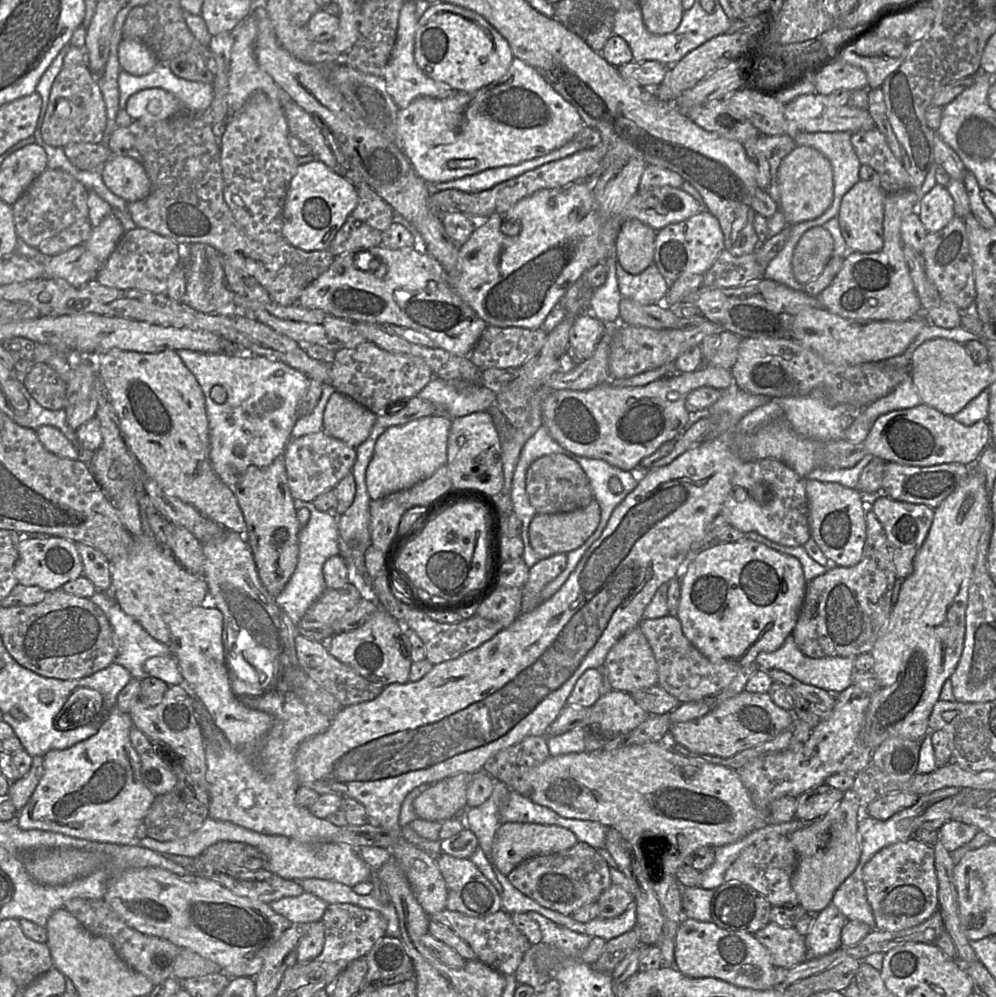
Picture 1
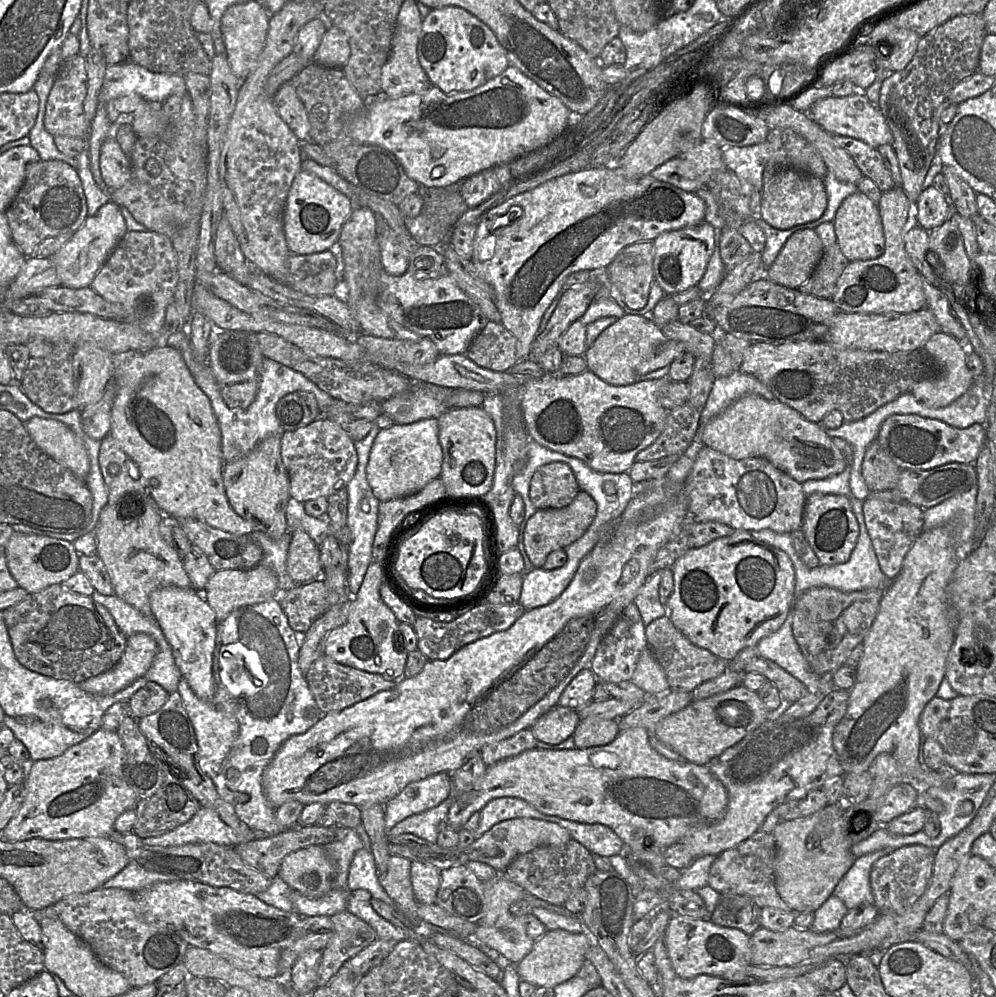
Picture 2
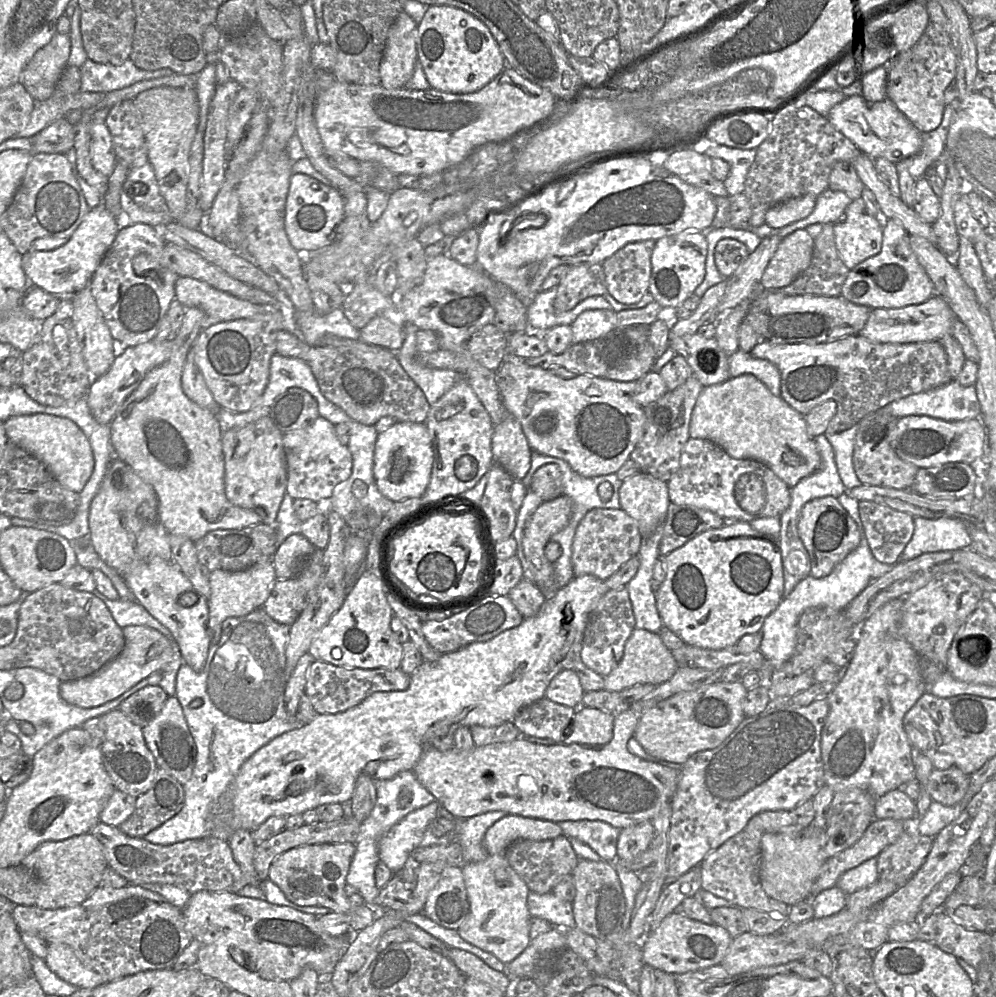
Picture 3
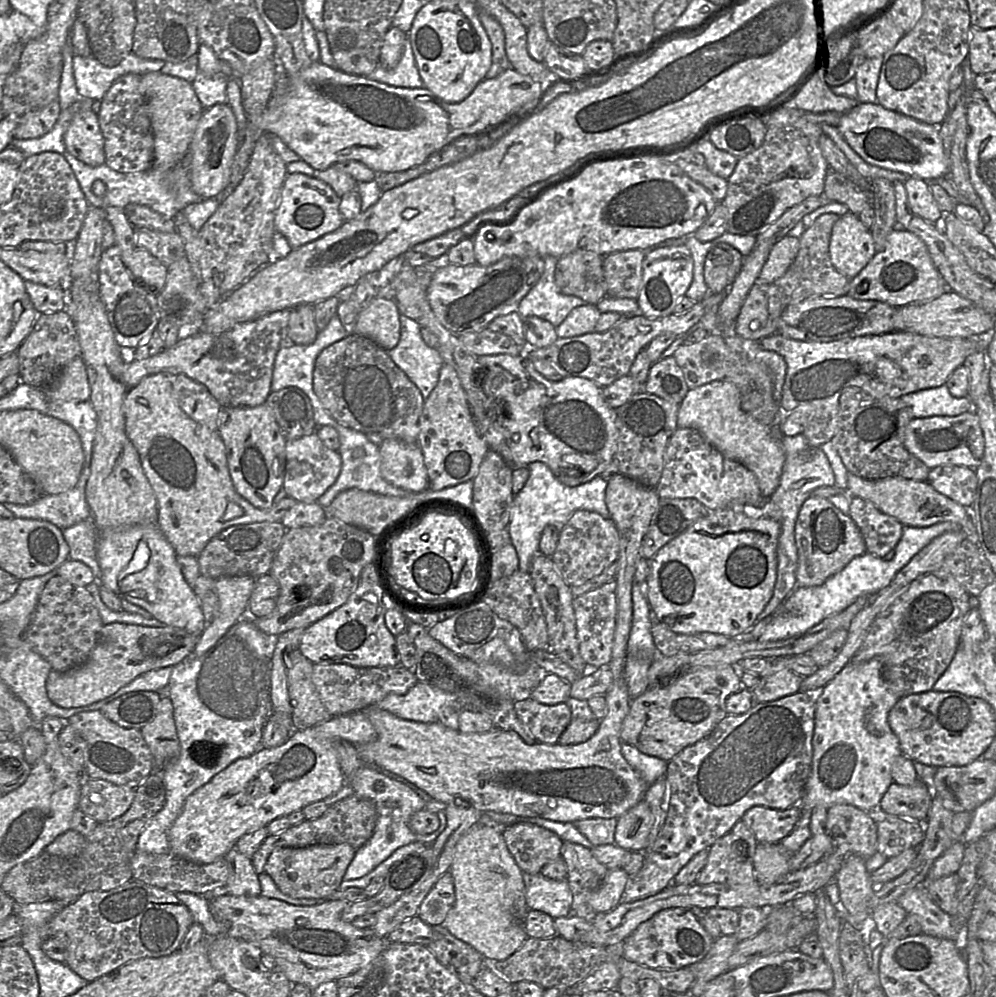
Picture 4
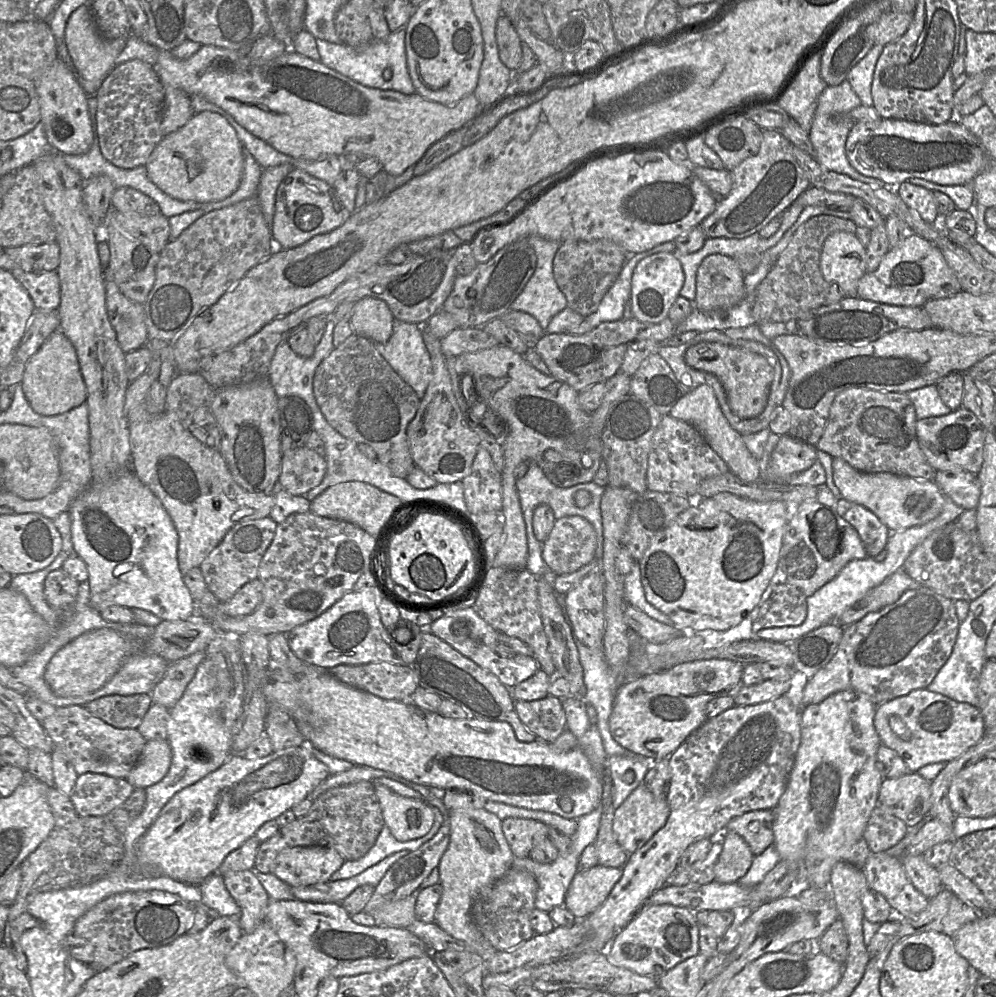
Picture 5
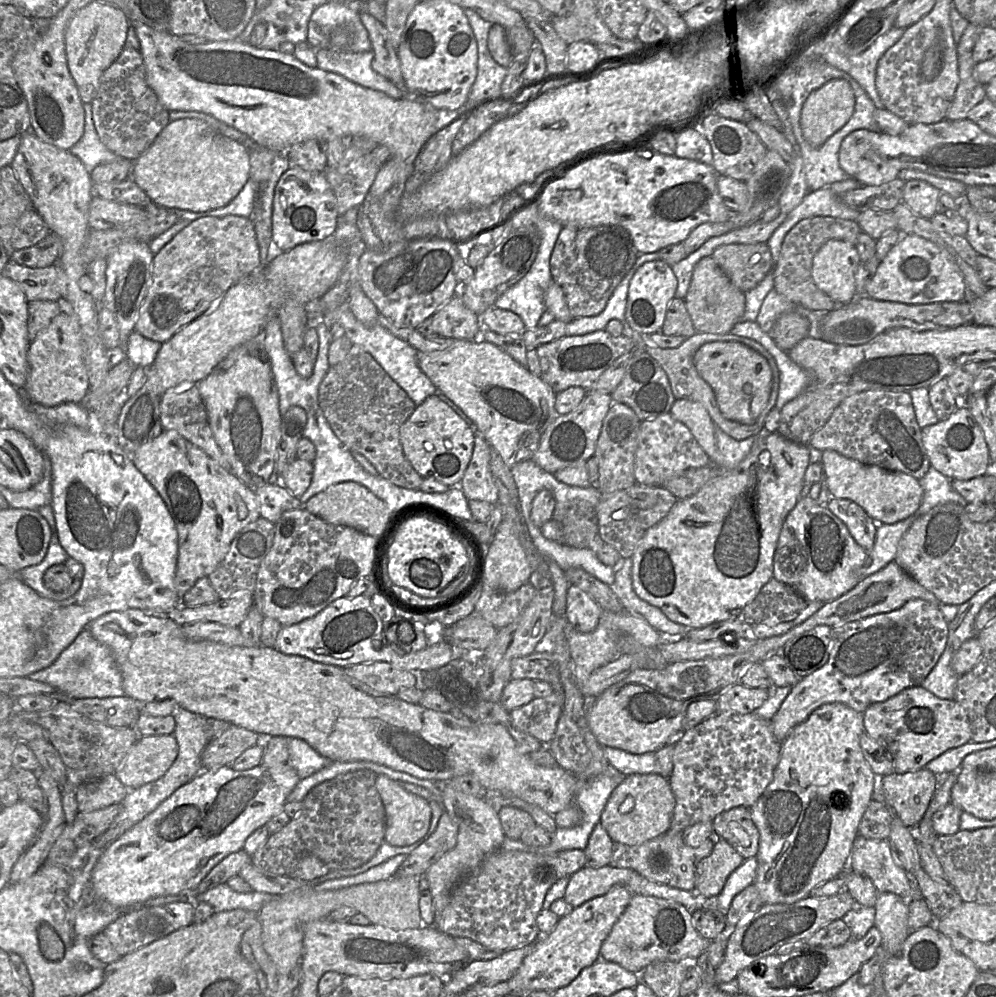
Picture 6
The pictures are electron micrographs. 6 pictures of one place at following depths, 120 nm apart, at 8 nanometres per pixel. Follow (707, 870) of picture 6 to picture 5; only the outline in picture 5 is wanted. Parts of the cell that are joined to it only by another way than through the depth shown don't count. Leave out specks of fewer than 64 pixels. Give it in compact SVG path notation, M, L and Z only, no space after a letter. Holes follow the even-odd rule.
M735 832L722 833L723 848L714 865L715 882L738 882L749 870L754 854L745 840Z

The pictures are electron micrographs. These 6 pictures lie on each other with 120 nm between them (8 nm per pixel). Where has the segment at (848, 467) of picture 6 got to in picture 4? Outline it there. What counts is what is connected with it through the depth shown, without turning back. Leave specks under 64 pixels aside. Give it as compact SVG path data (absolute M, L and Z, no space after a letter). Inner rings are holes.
M848 471L847 490L850 496L872 502L880 511L896 518L904 526L928 527L941 522L953 522L965 533L966 539L978 544L978 534L970 511L937 492L927 481L916 481L898 476L869 480Z

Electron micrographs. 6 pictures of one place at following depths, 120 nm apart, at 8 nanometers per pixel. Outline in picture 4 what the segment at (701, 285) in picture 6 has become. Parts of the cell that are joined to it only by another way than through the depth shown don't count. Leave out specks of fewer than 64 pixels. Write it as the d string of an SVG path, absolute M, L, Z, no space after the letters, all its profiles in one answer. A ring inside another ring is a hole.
M718 243L707 254L704 263L704 279L709 294L728 290L737 277L744 257L727 243Z

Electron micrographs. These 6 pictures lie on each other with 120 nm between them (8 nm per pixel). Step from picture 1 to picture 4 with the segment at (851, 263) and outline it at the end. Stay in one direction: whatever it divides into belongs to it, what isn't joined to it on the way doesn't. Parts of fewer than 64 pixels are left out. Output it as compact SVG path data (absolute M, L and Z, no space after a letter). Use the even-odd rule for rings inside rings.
M895 228L887 237L885 248L849 281L847 295L857 300L873 300L902 307L933 300L951 291L936 269L926 244L914 233Z

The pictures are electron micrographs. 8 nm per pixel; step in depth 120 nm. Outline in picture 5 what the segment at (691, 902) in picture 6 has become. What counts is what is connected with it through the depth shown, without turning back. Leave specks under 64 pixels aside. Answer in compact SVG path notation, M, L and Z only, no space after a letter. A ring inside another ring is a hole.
M600 864L586 869L579 869L566 892L565 907L577 919L589 916L605 902L622 875L622 868Z

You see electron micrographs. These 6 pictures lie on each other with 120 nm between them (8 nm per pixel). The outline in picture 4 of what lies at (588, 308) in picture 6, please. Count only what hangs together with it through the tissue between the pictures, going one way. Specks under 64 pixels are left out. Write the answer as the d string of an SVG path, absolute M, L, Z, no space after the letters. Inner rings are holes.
M577 250L559 257L555 269L556 285L561 293L596 305L607 296L603 256Z

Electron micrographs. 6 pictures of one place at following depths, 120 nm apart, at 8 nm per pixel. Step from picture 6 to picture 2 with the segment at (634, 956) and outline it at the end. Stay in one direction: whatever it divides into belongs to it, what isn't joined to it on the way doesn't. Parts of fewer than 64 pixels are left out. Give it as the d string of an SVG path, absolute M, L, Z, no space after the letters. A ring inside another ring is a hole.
M672 914L664 942L676 975L691 979L701 974L723 977L751 964L750 937L741 930L716 925L709 919Z

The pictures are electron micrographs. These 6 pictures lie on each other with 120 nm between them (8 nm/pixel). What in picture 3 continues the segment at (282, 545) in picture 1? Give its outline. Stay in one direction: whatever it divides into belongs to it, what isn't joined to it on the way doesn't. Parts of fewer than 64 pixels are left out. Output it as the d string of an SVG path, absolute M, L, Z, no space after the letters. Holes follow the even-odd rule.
M270 415L222 434L227 499L235 506L253 510L261 517L261 523L269 525L275 524L280 504L286 494L287 470L283 435Z

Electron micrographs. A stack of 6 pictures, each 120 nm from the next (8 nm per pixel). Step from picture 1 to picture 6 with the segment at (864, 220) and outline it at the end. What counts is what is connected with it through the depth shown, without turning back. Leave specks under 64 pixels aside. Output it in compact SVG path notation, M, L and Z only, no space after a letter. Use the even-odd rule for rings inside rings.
M828 240L813 258L812 278L837 306L845 305L857 297L855 275L860 264L855 245Z

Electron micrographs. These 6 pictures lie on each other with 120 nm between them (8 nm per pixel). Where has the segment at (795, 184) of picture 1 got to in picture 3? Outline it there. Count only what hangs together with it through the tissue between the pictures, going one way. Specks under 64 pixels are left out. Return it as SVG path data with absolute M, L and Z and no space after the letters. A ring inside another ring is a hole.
M805 195L792 198L771 207L765 214L765 223L772 228L782 228L809 216L817 197Z

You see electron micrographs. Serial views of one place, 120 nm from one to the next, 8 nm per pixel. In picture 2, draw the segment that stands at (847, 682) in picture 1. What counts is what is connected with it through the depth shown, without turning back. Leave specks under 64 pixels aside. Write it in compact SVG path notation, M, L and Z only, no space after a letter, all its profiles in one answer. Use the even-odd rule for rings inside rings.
M793 608L782 626L756 645L758 655L776 663L803 683L810 693L827 695L835 689L832 674L818 675L812 671L794 639L792 624Z

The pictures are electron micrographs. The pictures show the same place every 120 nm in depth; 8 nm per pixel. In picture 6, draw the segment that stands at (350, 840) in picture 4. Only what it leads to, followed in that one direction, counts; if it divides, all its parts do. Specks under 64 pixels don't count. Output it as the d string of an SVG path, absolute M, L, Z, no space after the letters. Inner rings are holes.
M368 769L347 772L312 788L303 801L303 808L282 829L270 834L251 856L251 863L269 876L291 877L297 863L305 856L315 856L331 871L358 868L368 862L384 841L385 810L375 786L376 774Z

